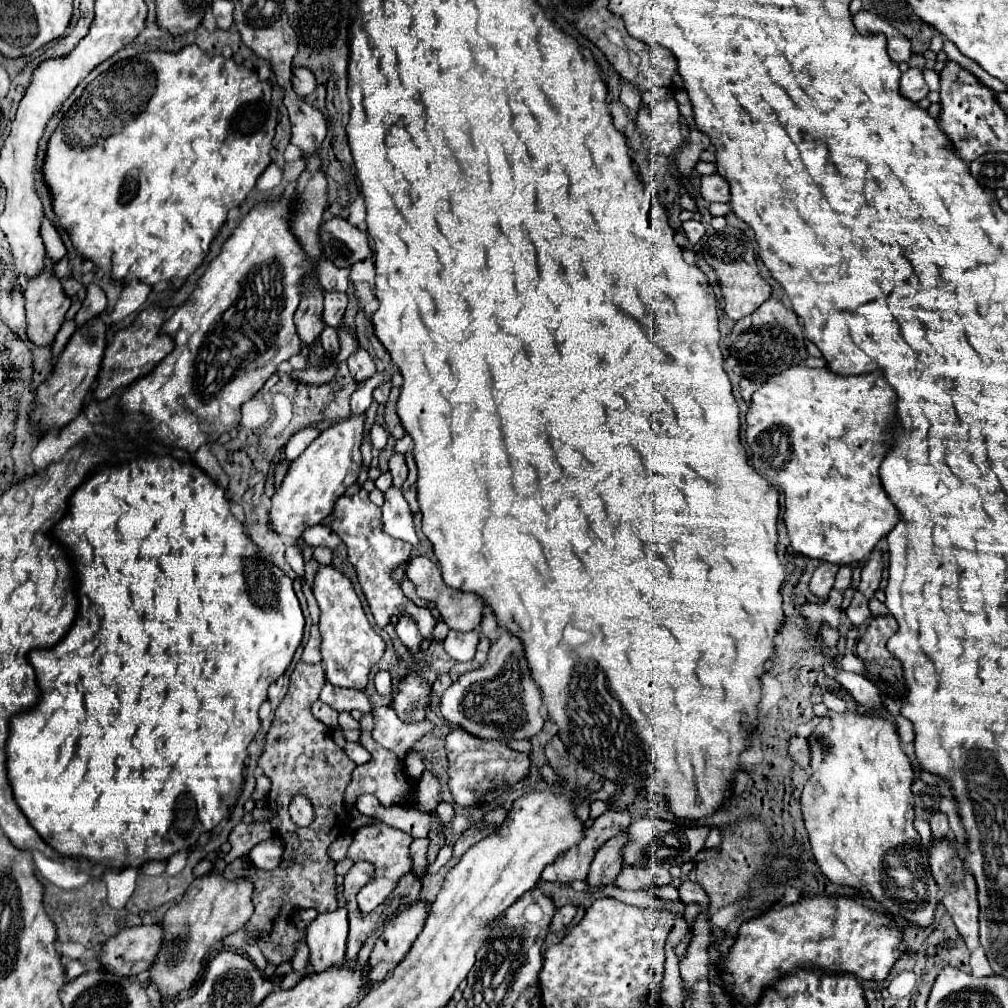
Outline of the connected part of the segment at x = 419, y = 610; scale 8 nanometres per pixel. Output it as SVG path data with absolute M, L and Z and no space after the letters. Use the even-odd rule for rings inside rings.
M361 489L357 495L353 497L341 497L335 503L335 511L333 511L333 521L329 525L329 529L333 533L337 533L341 537L341 541L347 547L347 559L349 563L355 567L359 585L365 593L365 599L371 607L373 619L380 628L385 628L391 621L391 617L399 617L399 615L407 615L415 621L417 629L421 631L423 637L429 637L431 629L435 627L435 619L431 615L431 611L427 607L417 607L411 599L407 599L399 587L399 583L393 581L391 573L397 565L407 563L411 559L411 545L389 537L383 531L383 523L381 523L381 509L369 501L369 495L365 489Z

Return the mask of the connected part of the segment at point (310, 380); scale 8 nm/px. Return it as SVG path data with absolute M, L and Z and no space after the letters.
M331 361L327 367L323 369L315 369L315 367L307 367L305 371L293 371L293 377L301 383L307 385L321 385L325 381L333 379L333 373L337 373L337 365Z

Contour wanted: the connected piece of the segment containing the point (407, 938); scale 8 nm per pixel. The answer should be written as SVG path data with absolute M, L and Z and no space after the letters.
M419 901L417 905L405 907L393 919L387 921L367 963L369 987L381 983L385 975L401 963L401 959L417 939L417 933L421 933L425 925L425 917L427 917L427 903Z

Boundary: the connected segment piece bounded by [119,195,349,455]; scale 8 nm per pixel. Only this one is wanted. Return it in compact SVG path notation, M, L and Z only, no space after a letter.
M281 195L267 197L251 207L223 243L221 253L207 265L189 299L163 323L161 333L175 337L175 349L149 375L137 379L121 393L121 433L131 439L137 438L140 433L153 433L164 445L193 455L203 443L213 443L223 433L237 429L241 421L241 405L265 385L265 381L277 371L279 363L301 351L301 339L297 337L293 315L301 301L303 277L307 273L315 273L323 291L347 291L349 269L339 269L323 256L319 261L309 259L299 241L293 237L289 229L289 215L295 207L293 201L295 195Z

